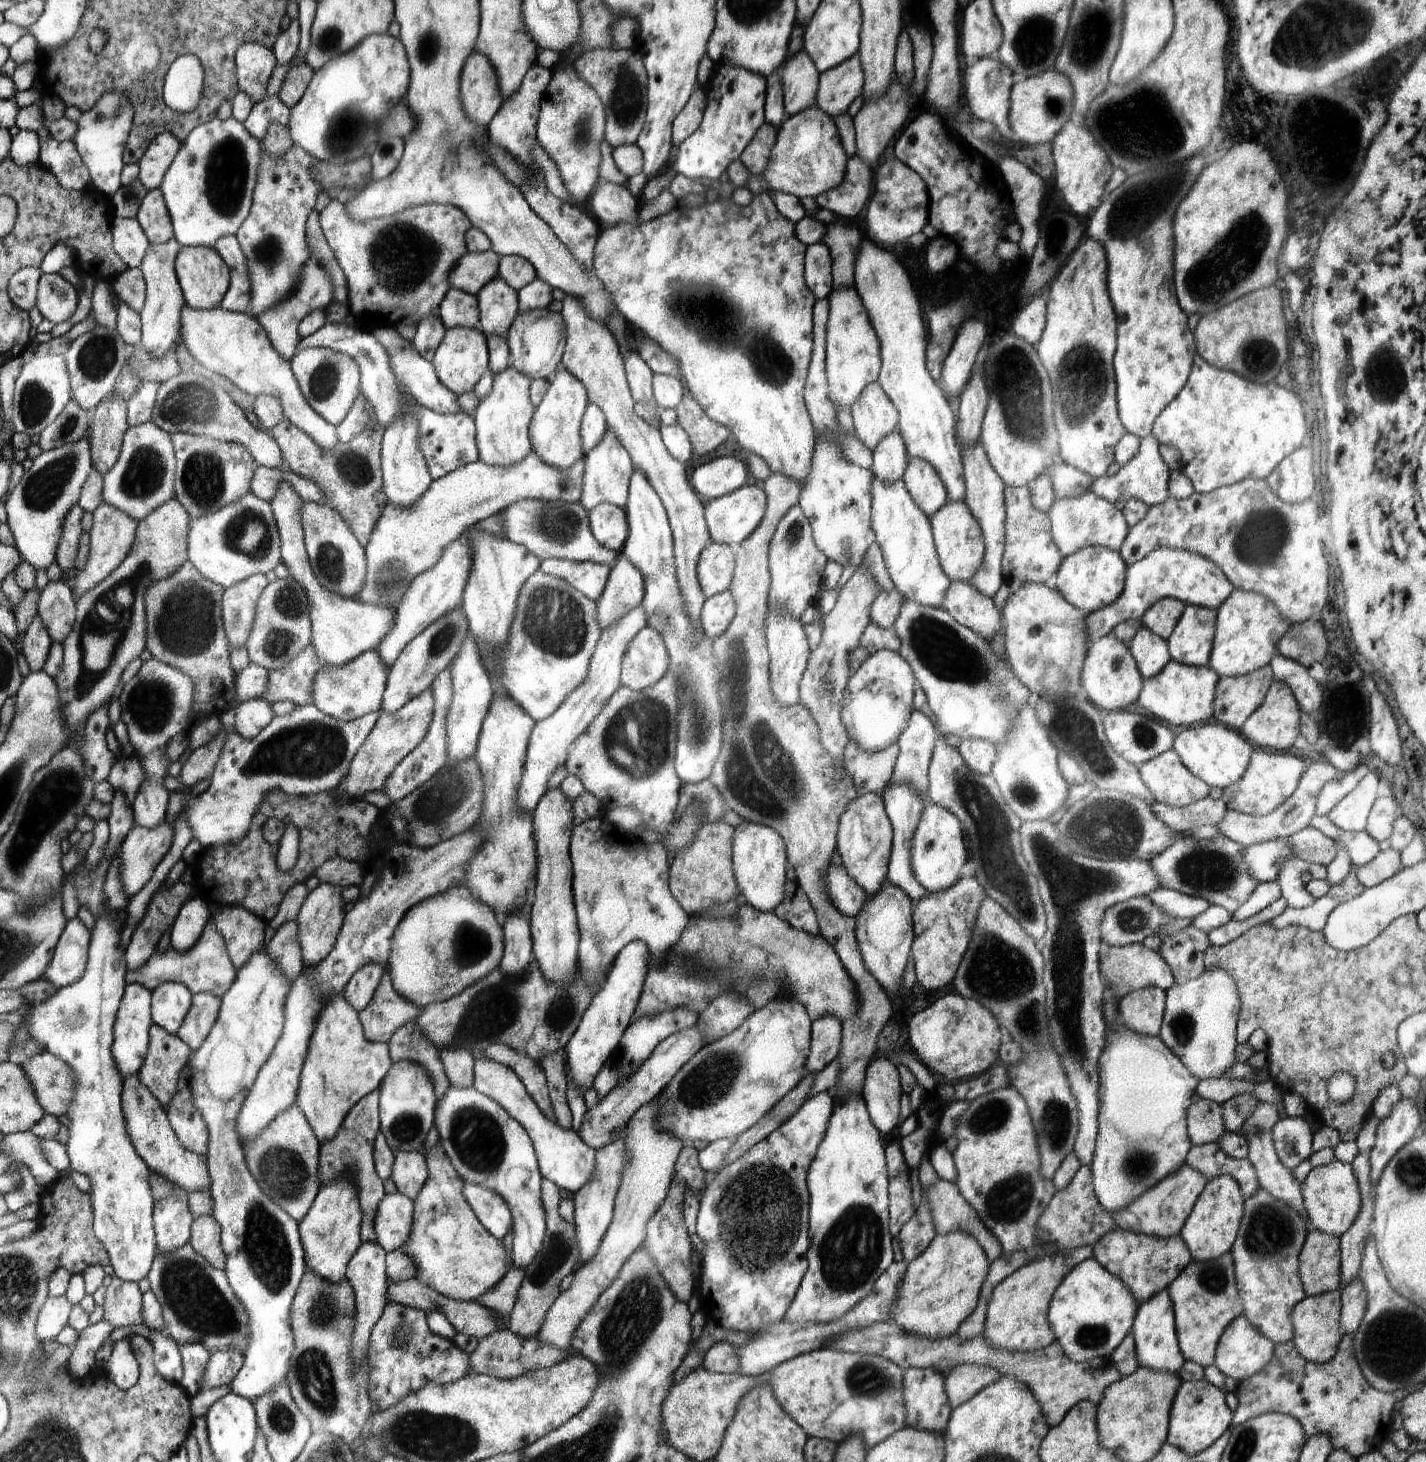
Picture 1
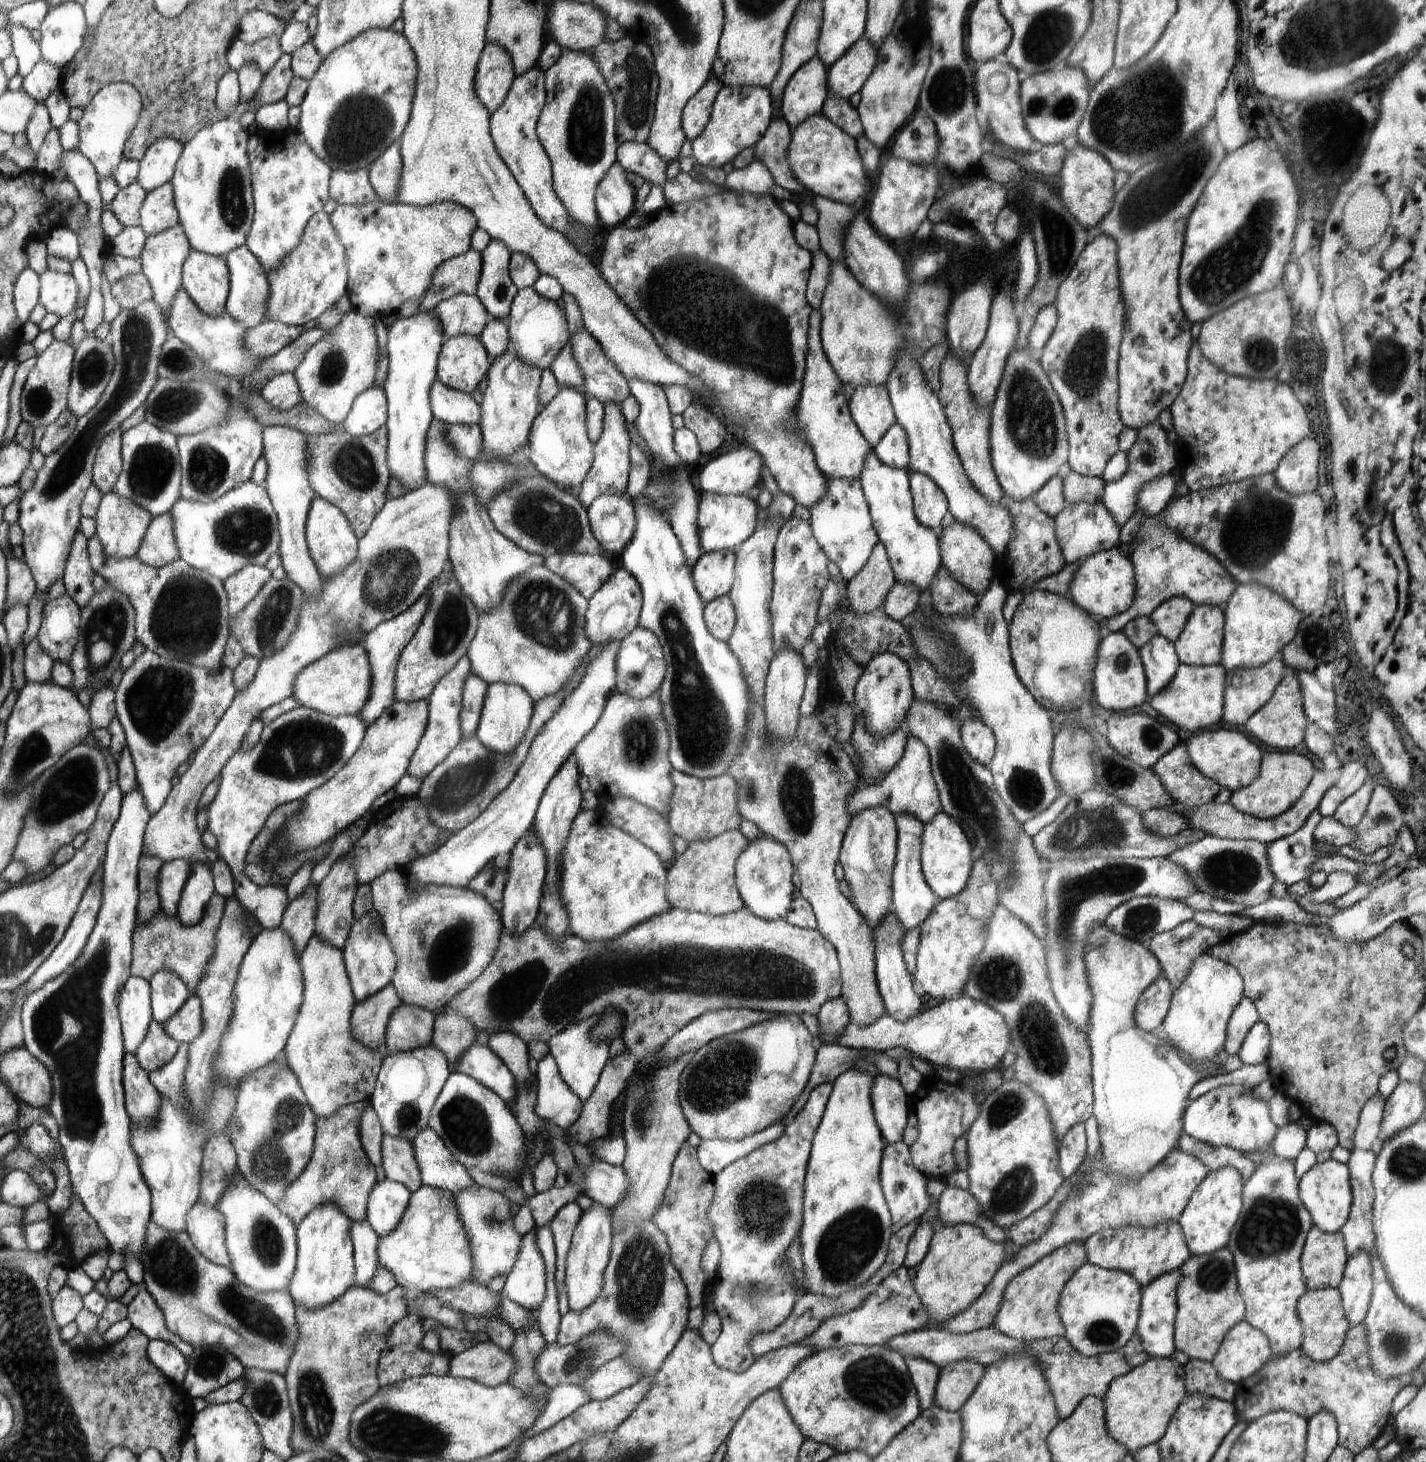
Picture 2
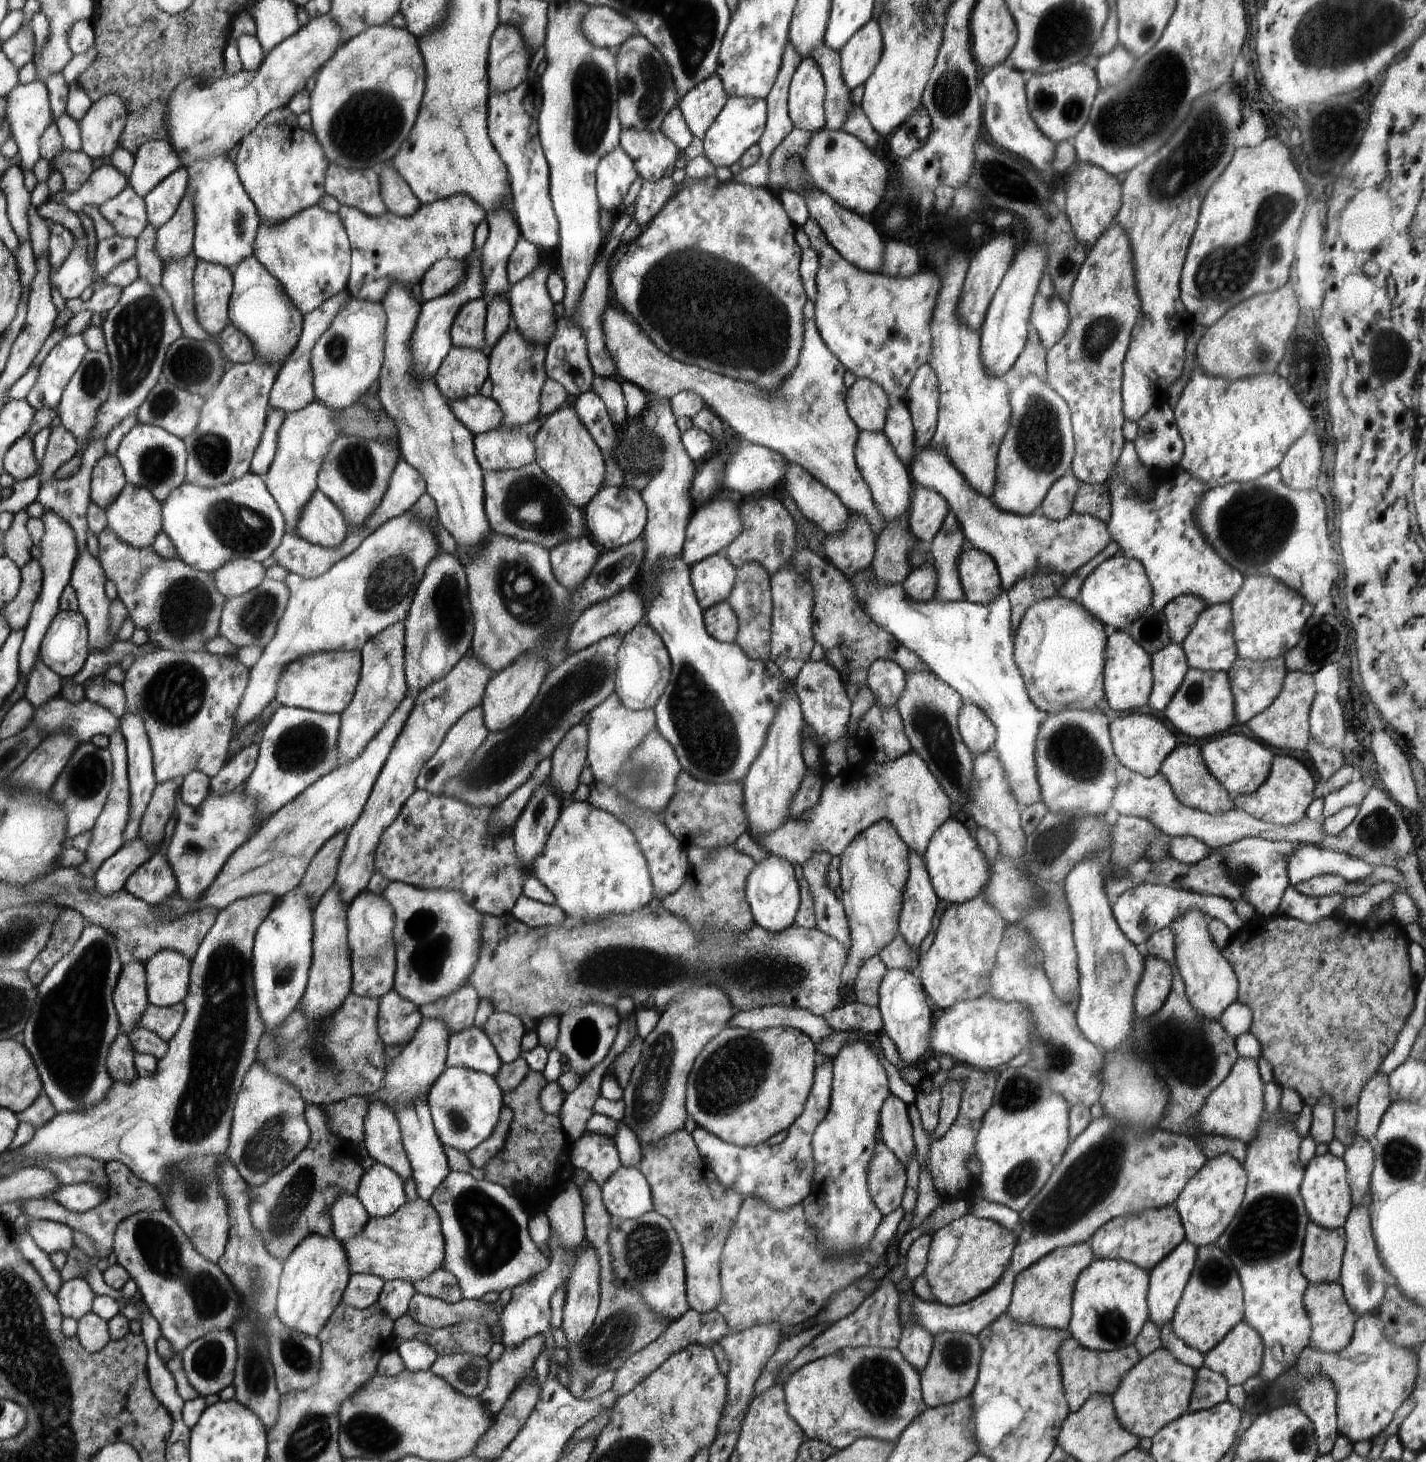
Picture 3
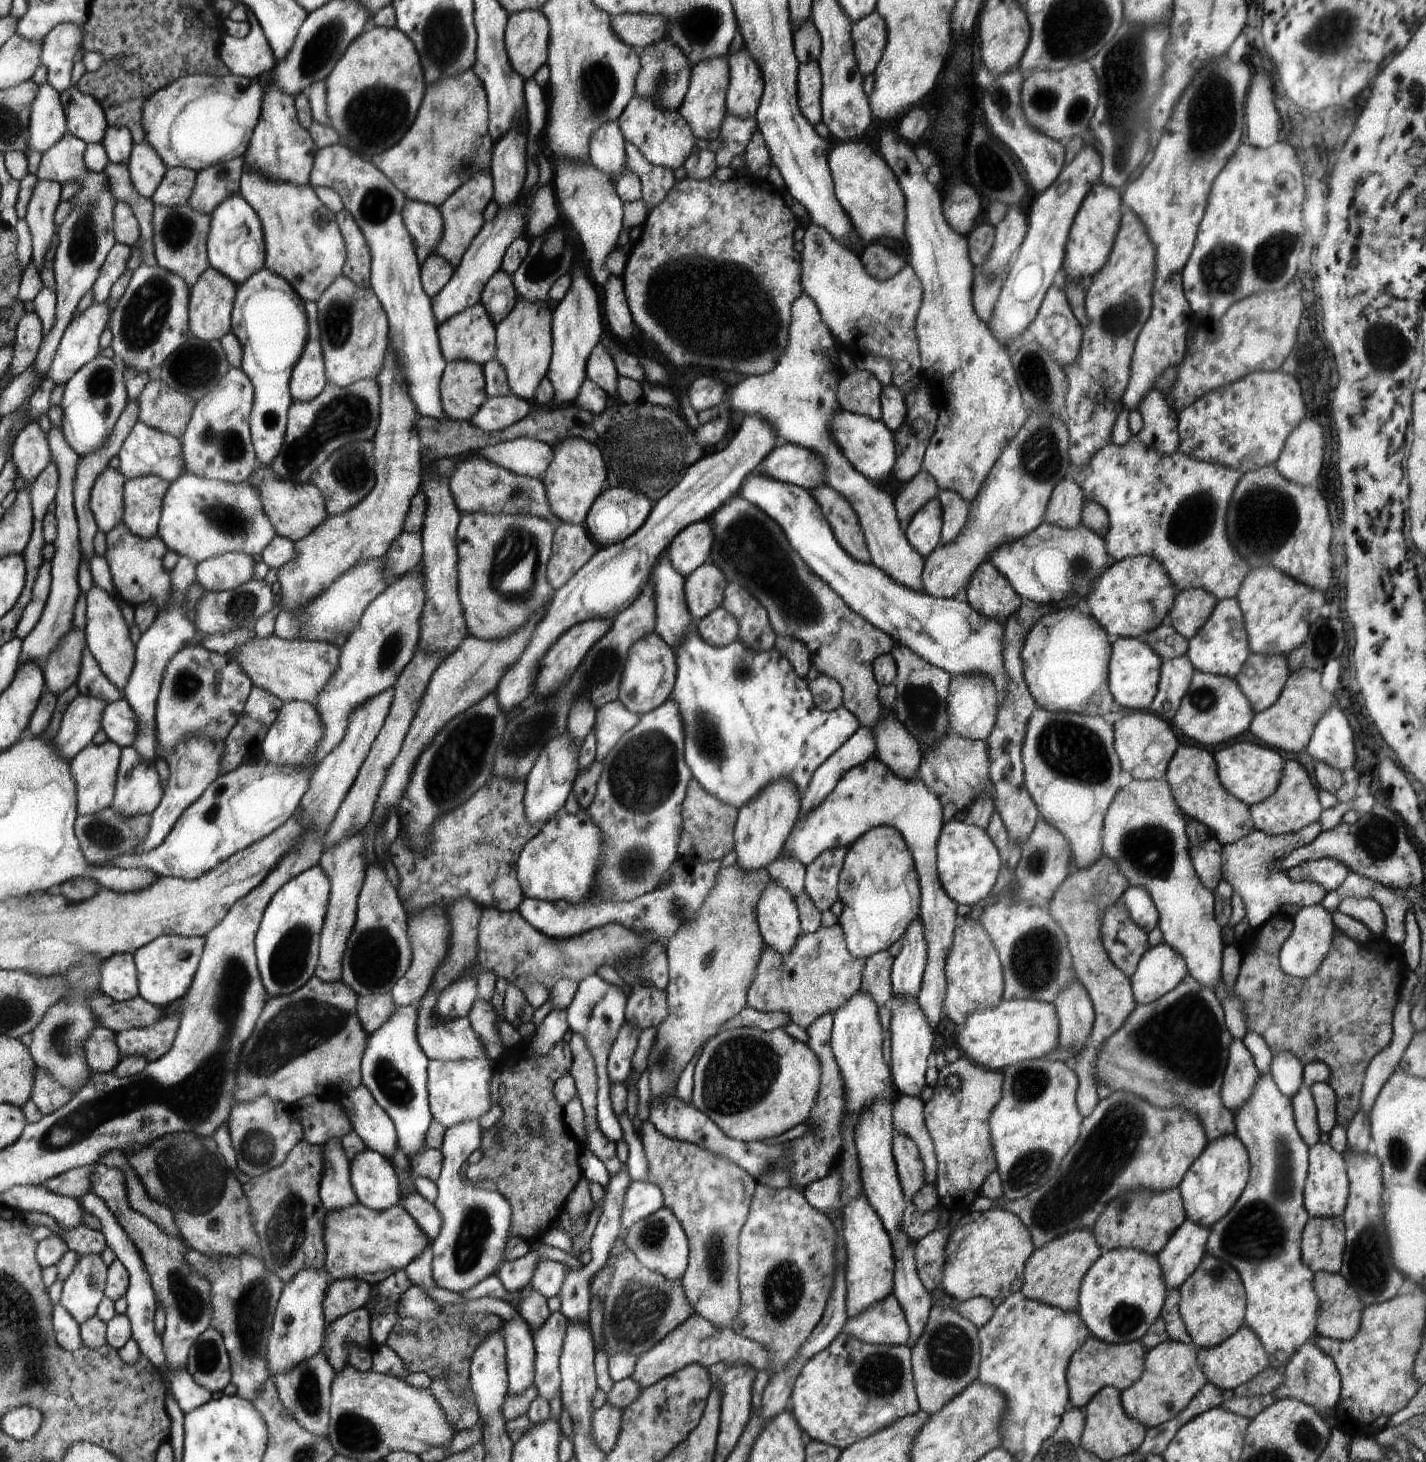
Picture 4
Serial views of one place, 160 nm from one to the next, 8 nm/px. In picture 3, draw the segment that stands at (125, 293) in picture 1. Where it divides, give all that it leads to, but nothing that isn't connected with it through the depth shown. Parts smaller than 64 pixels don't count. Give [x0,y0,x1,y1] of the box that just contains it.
[66,224,163,315]

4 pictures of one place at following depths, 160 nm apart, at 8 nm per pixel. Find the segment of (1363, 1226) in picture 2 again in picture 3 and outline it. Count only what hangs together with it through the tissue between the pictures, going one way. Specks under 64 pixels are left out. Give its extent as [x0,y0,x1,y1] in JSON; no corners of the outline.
[1342,1136,1374,1206]

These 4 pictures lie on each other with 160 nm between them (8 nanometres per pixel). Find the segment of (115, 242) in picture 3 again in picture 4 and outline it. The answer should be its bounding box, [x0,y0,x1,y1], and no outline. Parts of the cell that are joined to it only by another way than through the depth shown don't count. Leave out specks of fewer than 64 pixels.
[93,244,132,303]

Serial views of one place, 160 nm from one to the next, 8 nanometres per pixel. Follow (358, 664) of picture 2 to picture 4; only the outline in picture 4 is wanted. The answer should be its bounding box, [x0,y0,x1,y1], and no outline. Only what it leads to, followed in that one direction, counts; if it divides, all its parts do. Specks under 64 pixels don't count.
[232,636,341,705]

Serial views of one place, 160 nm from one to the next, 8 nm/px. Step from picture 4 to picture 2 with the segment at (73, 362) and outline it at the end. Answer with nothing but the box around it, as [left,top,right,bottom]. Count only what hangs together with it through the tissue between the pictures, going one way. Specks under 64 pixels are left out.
[19,341,74,429]

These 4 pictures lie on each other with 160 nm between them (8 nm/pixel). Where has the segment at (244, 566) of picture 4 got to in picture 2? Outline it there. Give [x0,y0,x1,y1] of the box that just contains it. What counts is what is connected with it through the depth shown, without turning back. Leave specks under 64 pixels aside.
[223,564,273,622]

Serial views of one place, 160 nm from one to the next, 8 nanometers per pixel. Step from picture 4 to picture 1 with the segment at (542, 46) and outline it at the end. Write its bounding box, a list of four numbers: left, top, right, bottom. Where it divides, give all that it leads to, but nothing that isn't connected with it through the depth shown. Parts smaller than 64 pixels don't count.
[461,51,504,126]

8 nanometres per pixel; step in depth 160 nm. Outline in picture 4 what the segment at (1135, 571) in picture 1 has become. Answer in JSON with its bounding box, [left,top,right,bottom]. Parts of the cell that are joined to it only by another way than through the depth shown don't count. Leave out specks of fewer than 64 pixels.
[1069,434,1251,601]

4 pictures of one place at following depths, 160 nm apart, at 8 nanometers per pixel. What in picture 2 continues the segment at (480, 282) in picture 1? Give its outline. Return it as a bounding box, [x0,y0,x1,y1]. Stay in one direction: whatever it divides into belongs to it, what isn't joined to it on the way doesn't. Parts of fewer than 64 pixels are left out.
[430,249,484,302]

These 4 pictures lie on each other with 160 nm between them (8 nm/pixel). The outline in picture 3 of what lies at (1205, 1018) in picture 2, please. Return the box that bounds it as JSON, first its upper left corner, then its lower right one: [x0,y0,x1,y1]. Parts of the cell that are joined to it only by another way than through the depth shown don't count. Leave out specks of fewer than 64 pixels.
[1169,908,1238,1020]

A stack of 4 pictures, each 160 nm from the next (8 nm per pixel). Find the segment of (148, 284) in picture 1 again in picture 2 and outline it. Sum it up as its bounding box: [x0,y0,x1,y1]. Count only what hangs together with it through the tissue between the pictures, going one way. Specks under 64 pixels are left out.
[141,223,191,323]

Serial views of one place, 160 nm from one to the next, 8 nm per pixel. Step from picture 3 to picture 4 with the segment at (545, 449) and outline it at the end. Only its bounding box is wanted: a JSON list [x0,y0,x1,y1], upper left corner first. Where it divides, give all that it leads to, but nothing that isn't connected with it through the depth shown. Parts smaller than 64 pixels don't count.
[544,436,608,526]

